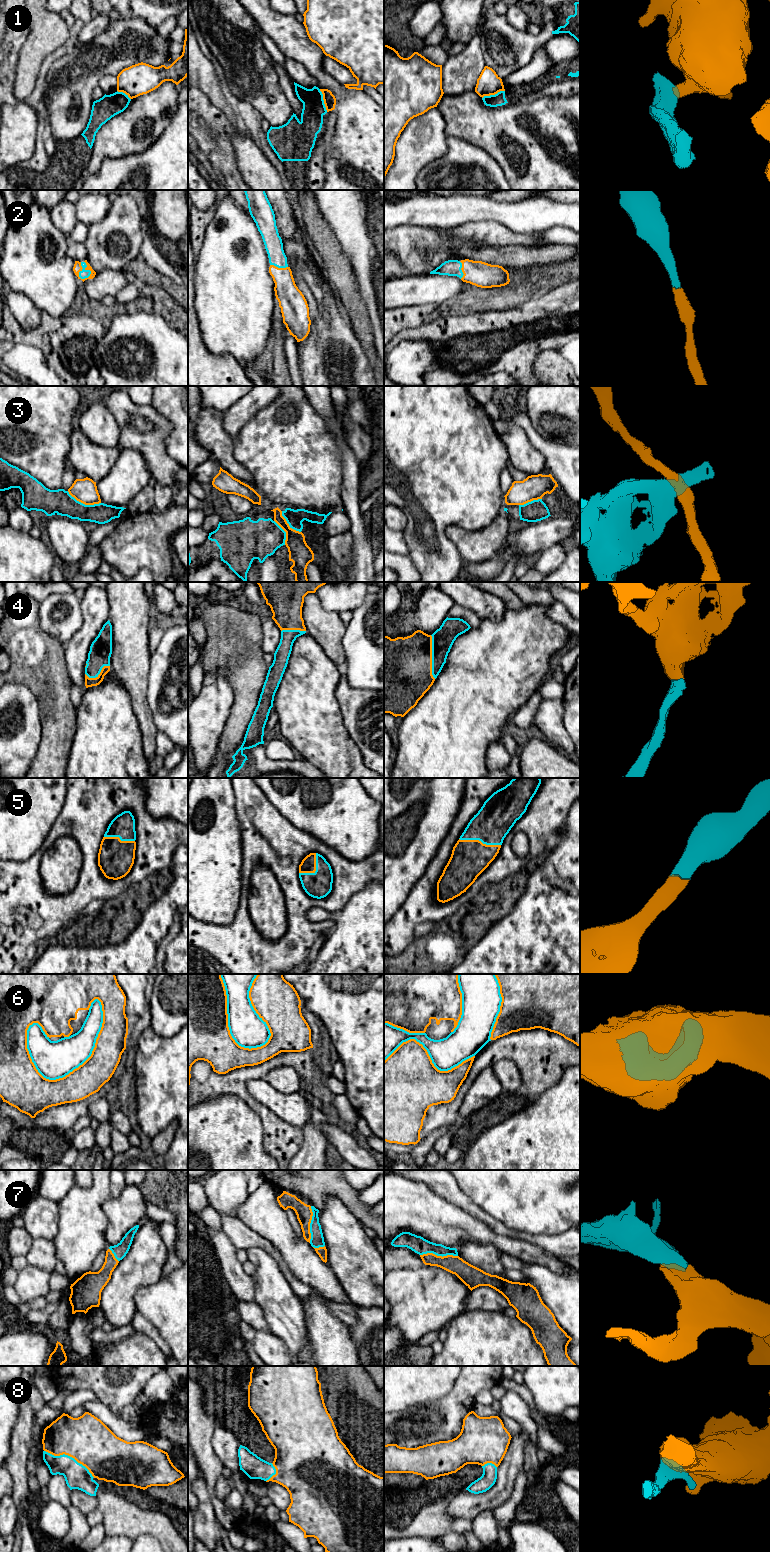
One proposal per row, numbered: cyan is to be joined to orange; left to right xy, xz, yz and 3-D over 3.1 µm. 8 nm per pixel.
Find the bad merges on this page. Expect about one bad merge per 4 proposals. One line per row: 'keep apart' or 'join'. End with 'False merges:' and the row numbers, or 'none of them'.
1: keep apart
2: join
3: keep apart
4: join
5: join
6: keep apart
7: join
8: join
False merges: 1, 3, 6

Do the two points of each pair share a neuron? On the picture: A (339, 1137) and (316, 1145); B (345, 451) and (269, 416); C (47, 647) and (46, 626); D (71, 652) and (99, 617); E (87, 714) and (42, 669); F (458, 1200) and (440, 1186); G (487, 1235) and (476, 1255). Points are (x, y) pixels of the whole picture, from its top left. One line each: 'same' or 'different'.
A: different
B: different
C: different
D: same
E: different
F: same
G: different

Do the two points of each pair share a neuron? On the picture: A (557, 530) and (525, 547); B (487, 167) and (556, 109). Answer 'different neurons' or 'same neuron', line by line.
A: same neuron
B: different neurons

